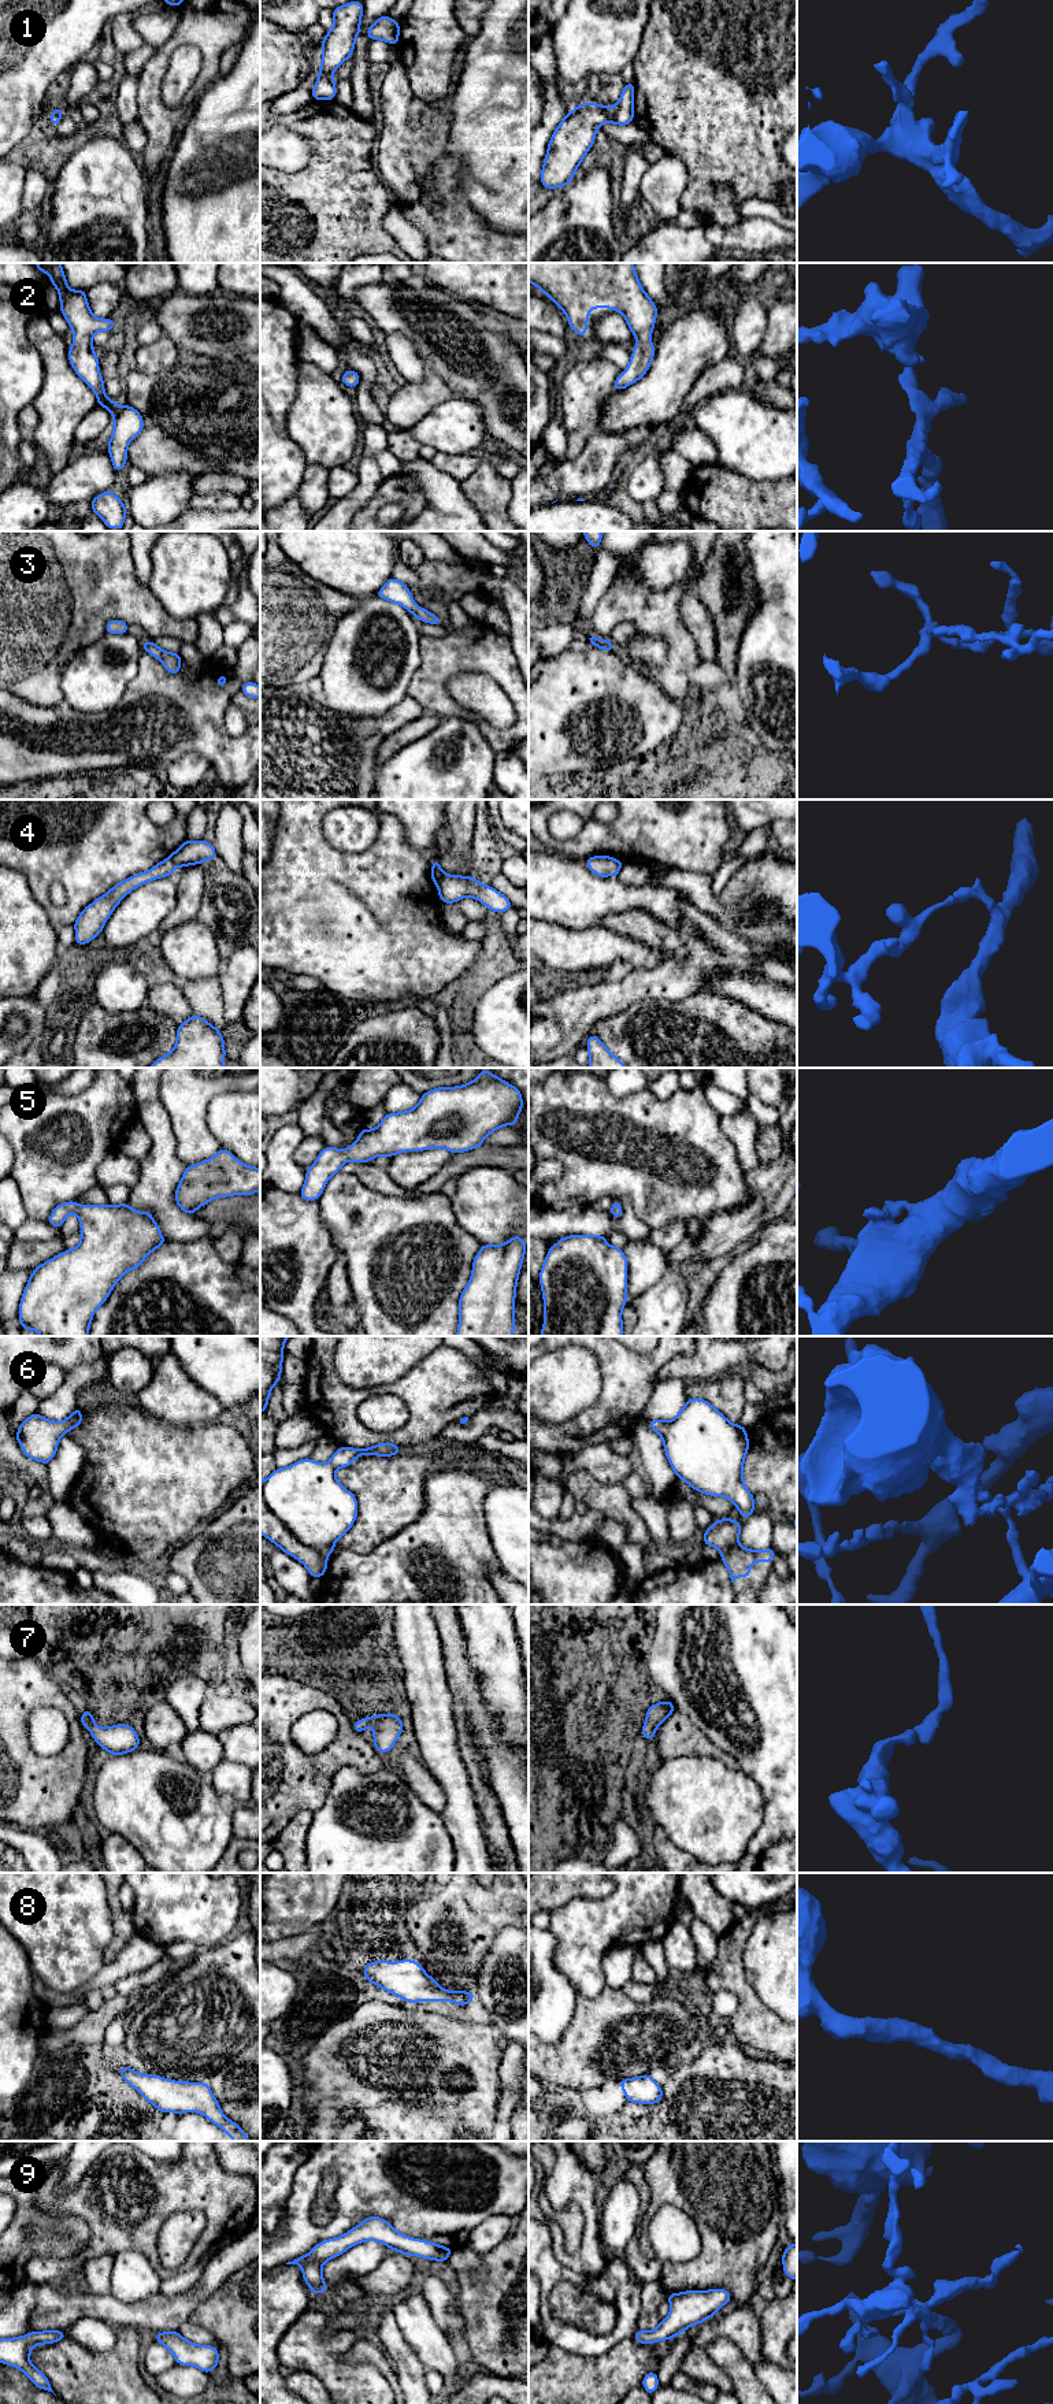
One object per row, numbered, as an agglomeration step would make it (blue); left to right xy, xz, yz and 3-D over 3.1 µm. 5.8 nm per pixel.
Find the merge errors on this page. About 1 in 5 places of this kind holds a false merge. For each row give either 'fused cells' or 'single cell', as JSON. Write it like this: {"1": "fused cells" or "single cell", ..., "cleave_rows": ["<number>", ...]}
{"1": "single cell", "2": "single cell", "3": "single cell", "4": "fused cells", "5": "single cell", "6": "single cell", "7": "single cell", "8": "single cell", "9": "single cell", "cleave_rows": ["4"]}

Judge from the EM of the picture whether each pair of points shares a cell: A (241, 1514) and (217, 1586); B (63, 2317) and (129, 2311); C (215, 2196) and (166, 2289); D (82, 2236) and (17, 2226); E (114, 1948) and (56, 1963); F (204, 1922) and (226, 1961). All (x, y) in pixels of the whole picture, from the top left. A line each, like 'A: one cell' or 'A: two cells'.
A: one cell
B: one cell
C: two cells
D: one cell
E: two cells
F: two cells

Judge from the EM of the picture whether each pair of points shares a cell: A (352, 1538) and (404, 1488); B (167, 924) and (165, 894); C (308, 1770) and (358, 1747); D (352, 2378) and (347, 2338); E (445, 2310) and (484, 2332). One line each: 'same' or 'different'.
A: same
B: different
C: same
D: same
E: different

